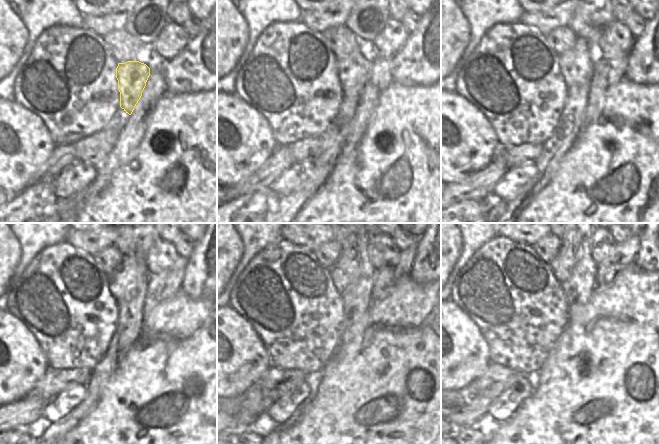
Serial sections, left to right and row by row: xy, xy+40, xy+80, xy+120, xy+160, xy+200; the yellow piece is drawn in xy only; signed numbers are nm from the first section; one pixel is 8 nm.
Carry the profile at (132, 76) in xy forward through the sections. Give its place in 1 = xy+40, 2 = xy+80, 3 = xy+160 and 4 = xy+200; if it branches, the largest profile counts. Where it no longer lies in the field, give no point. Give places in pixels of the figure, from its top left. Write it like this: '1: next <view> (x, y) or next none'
1: next xy+40 (354, 71)
2: next xy+80 (576, 66)
3: next xy+160 (344, 273)
4: next xy+200 (562, 266)

